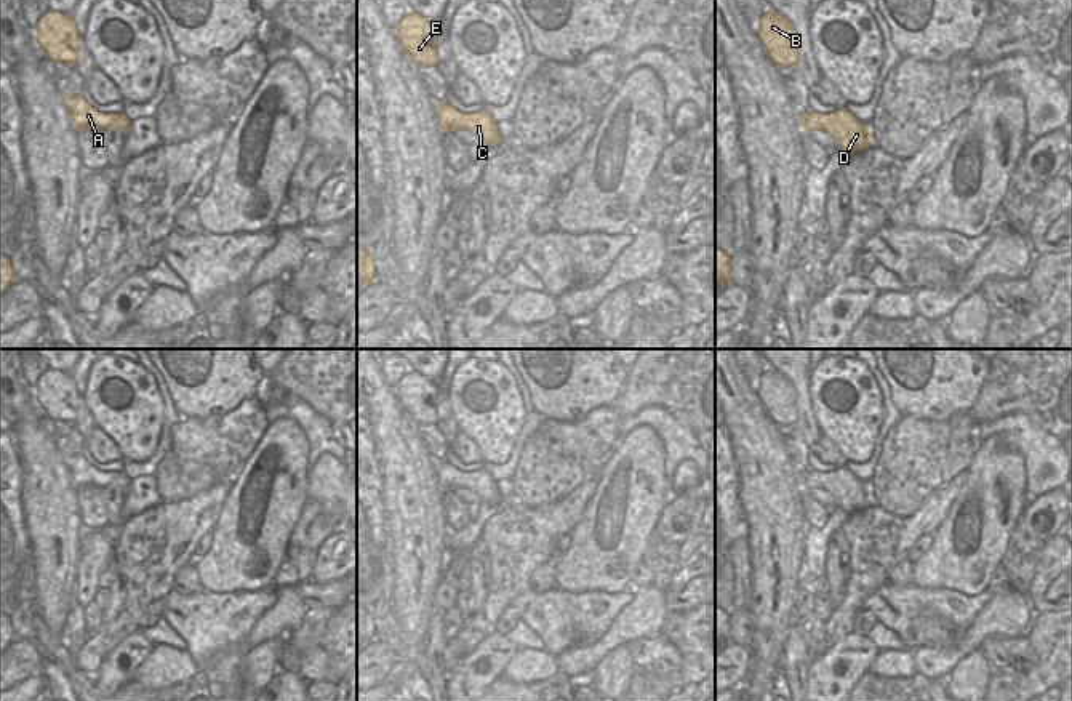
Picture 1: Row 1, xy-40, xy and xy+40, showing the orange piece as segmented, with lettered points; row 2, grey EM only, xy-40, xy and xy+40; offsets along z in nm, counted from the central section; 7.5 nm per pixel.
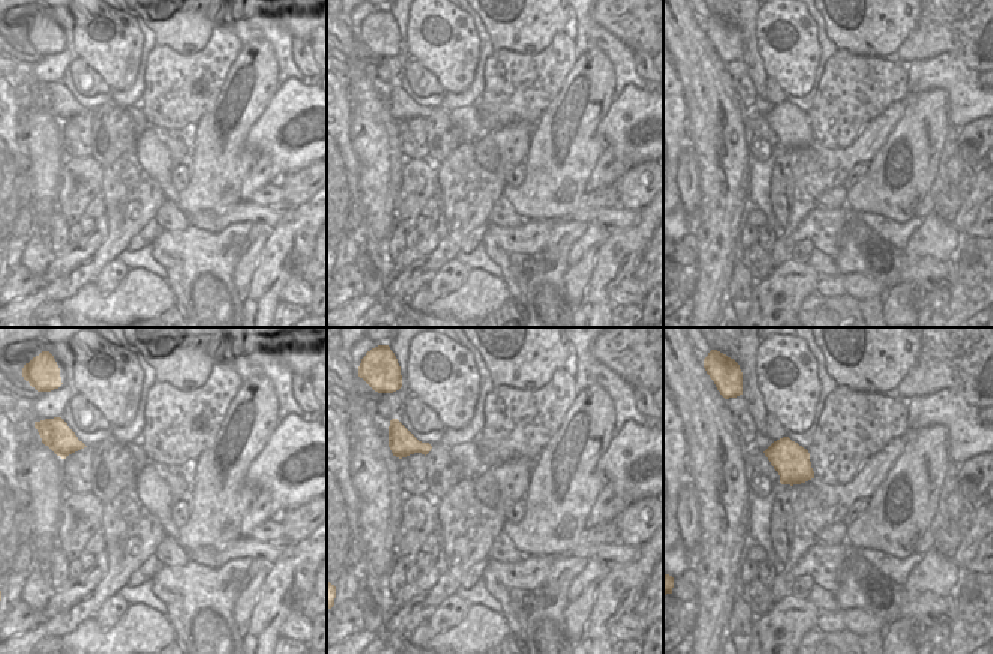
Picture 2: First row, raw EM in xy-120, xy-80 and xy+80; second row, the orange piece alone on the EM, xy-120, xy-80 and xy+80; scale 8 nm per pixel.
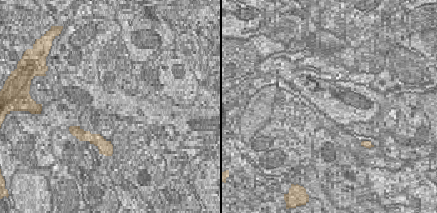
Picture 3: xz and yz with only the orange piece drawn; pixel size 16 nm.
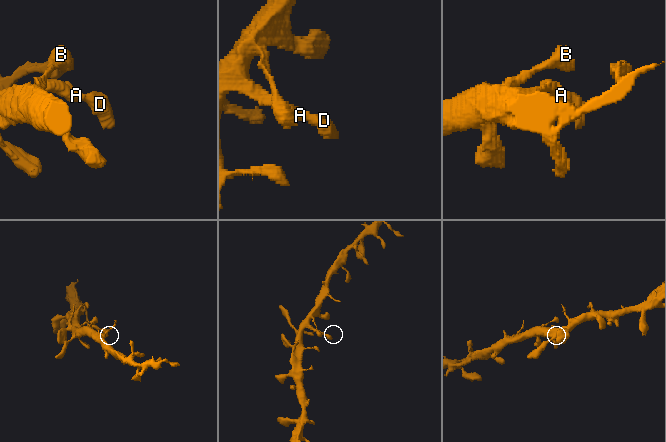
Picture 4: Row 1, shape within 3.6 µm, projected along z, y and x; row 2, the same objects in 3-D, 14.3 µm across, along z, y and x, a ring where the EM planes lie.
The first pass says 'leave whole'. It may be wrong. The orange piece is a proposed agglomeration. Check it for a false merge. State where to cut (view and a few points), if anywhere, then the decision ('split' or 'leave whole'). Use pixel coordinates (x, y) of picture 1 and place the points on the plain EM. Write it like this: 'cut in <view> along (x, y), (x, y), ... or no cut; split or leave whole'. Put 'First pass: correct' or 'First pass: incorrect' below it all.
no cut; leave whole
First pass: correct

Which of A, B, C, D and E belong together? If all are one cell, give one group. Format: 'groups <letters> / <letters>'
groups A B C D E

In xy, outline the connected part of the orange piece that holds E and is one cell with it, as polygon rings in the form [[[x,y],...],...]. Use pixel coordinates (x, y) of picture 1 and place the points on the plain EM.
[[[411,370],[395,386],[405,413],[416,424],[437,424],[437,383]]]

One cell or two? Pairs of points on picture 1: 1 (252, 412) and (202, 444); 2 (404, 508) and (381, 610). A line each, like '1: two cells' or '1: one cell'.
1: one cell
2: two cells

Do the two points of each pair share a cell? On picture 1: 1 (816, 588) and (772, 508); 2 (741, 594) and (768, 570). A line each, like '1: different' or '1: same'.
1: different
2: different

